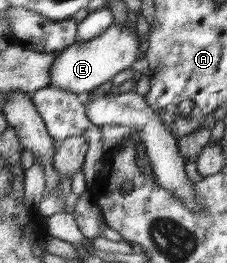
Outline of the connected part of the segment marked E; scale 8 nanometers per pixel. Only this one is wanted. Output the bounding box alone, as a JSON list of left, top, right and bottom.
[51,16,143,97]

